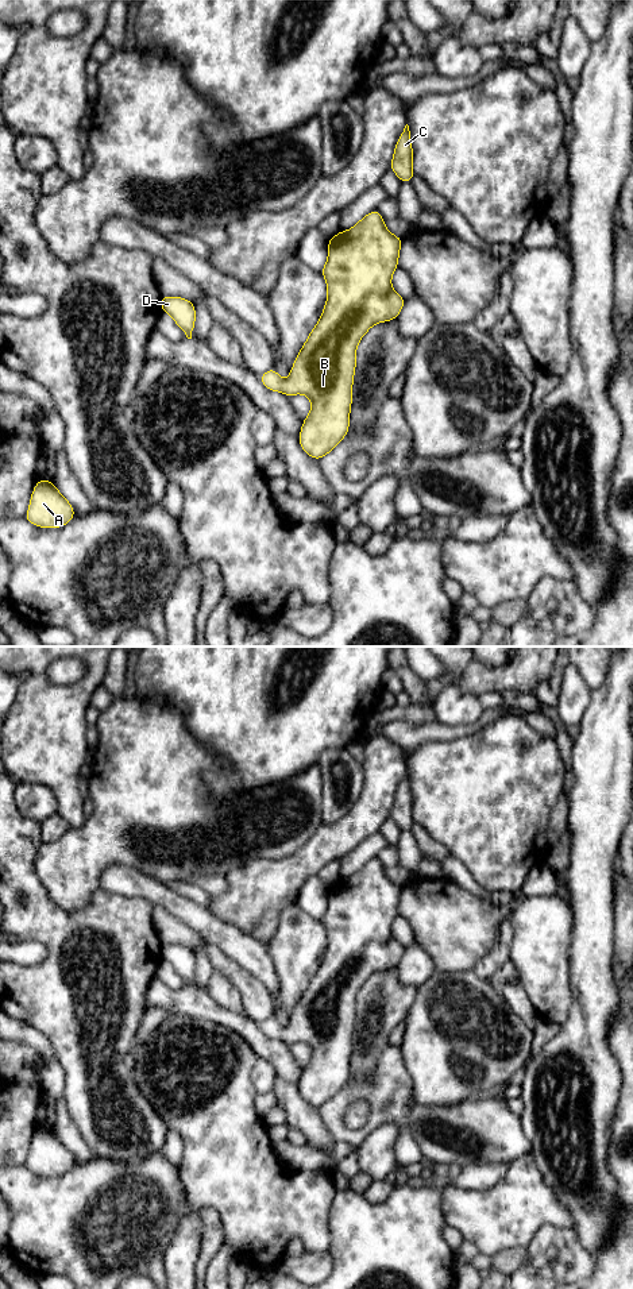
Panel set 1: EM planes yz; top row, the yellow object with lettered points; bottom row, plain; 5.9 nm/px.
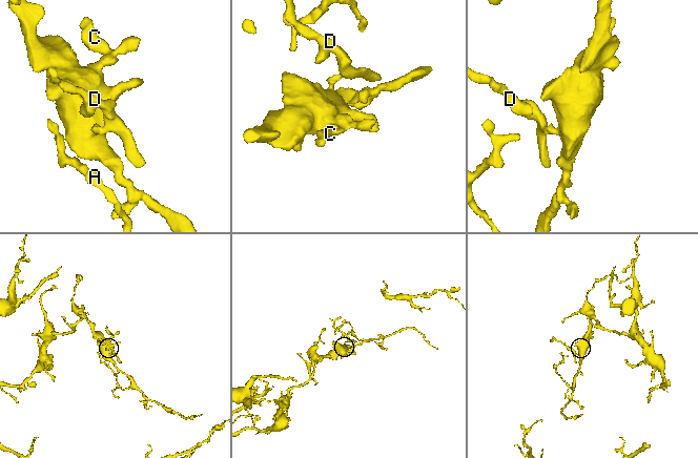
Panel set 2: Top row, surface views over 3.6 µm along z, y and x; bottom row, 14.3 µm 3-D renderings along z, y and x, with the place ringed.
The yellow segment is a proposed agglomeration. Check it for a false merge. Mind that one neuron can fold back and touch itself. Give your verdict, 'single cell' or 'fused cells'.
single cell

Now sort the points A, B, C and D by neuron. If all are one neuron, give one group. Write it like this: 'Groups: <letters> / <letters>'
Groups: A B C D

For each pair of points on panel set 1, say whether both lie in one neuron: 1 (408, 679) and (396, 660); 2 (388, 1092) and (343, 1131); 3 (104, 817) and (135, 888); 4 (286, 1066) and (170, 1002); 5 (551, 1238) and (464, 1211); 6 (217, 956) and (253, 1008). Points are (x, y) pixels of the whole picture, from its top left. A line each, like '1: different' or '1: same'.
1: same
2: same
3: different
4: same
5: different
6: same

